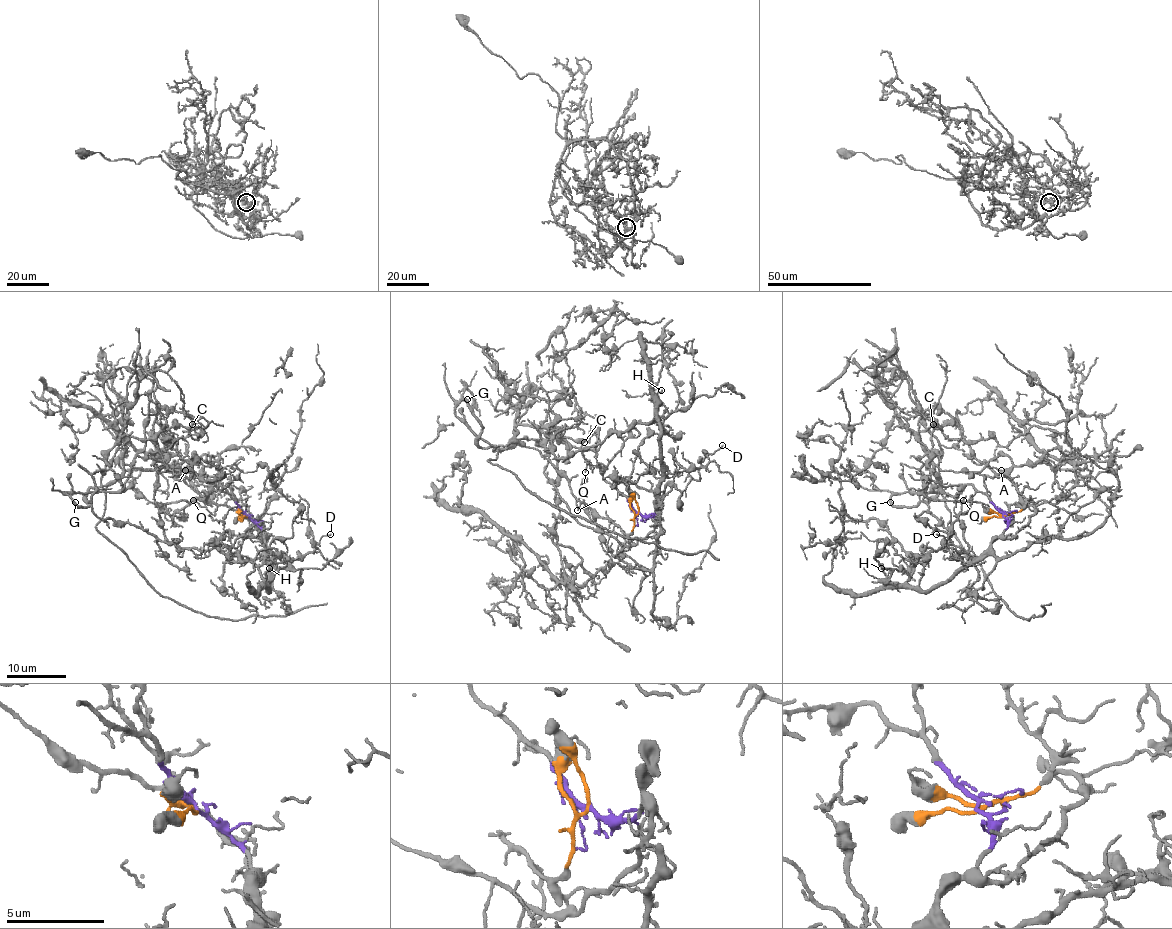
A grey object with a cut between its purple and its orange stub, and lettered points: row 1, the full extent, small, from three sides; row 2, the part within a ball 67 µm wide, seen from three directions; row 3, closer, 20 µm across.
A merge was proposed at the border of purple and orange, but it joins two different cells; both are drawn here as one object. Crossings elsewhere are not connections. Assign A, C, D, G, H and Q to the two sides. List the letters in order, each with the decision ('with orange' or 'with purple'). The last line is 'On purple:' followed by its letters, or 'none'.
A: with orange
C: with orange
D: with purple
G: with orange
H: with purple
Q: with purple
On purple: D, H, Q

